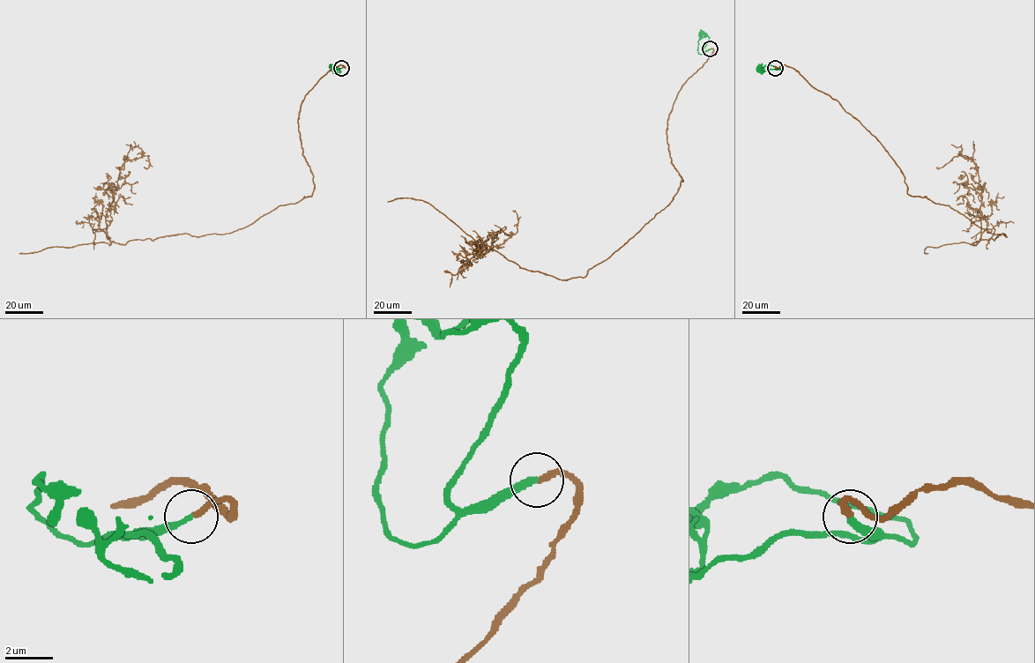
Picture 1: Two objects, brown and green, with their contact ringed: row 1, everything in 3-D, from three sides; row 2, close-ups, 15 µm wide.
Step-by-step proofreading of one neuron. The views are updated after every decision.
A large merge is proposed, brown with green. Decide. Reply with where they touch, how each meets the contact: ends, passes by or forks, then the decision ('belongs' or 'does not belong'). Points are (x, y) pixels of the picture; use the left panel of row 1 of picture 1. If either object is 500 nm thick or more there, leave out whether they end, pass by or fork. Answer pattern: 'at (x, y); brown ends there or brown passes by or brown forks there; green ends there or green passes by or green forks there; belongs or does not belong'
at (341, 68); brown ends there; green ends there; belongs

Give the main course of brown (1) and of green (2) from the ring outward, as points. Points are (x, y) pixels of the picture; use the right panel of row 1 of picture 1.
1: (775, 68), (794, 69), (856, 118), (907, 193), (1006, 236), (973, 244), (982, 213), (972, 160), (937, 167)
2: (775, 68), (778, 69), (763, 72), (762, 63)

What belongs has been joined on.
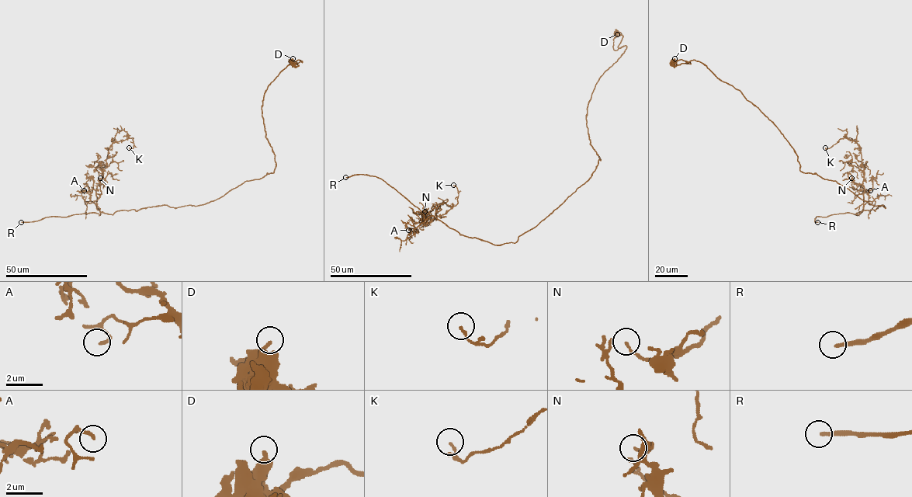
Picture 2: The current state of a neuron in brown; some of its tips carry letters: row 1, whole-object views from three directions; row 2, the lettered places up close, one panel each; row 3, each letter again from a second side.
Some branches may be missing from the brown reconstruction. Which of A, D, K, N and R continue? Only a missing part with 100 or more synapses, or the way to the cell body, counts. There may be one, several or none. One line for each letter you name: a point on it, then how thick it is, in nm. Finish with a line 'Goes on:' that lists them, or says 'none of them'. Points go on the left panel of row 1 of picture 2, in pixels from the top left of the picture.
R: (21, 222) | 200 nm
Goes on: R

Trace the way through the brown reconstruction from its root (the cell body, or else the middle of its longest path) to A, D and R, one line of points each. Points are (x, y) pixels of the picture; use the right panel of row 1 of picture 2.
A: (850, 191), (871, 204), (885, 207), (859, 214), (870, 190)
D: (850, 191), (836, 181), (802, 172), (788, 142), (739, 90), (700, 61), (675, 66), (674, 58)
R: (850, 191), (871, 204), (885, 207), (858, 215), (816, 216), (817, 222)

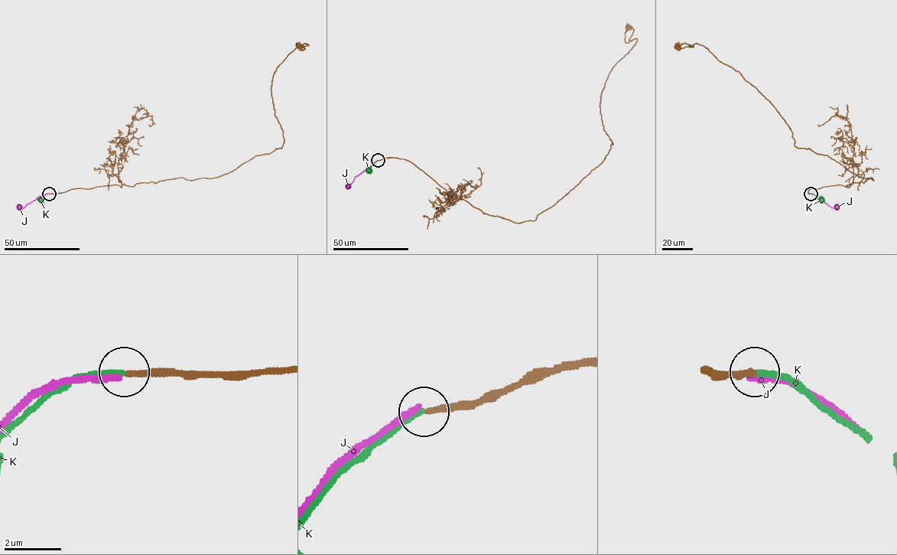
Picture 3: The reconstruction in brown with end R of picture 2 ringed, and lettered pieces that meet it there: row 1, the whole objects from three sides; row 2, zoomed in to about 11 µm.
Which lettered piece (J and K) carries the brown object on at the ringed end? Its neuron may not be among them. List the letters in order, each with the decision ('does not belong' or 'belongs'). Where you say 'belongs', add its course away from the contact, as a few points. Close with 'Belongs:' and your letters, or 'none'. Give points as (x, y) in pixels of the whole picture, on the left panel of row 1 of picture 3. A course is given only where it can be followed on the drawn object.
J: does not belong
K: belongs; it runs (49, 194), (40, 199)
Belongs: K

